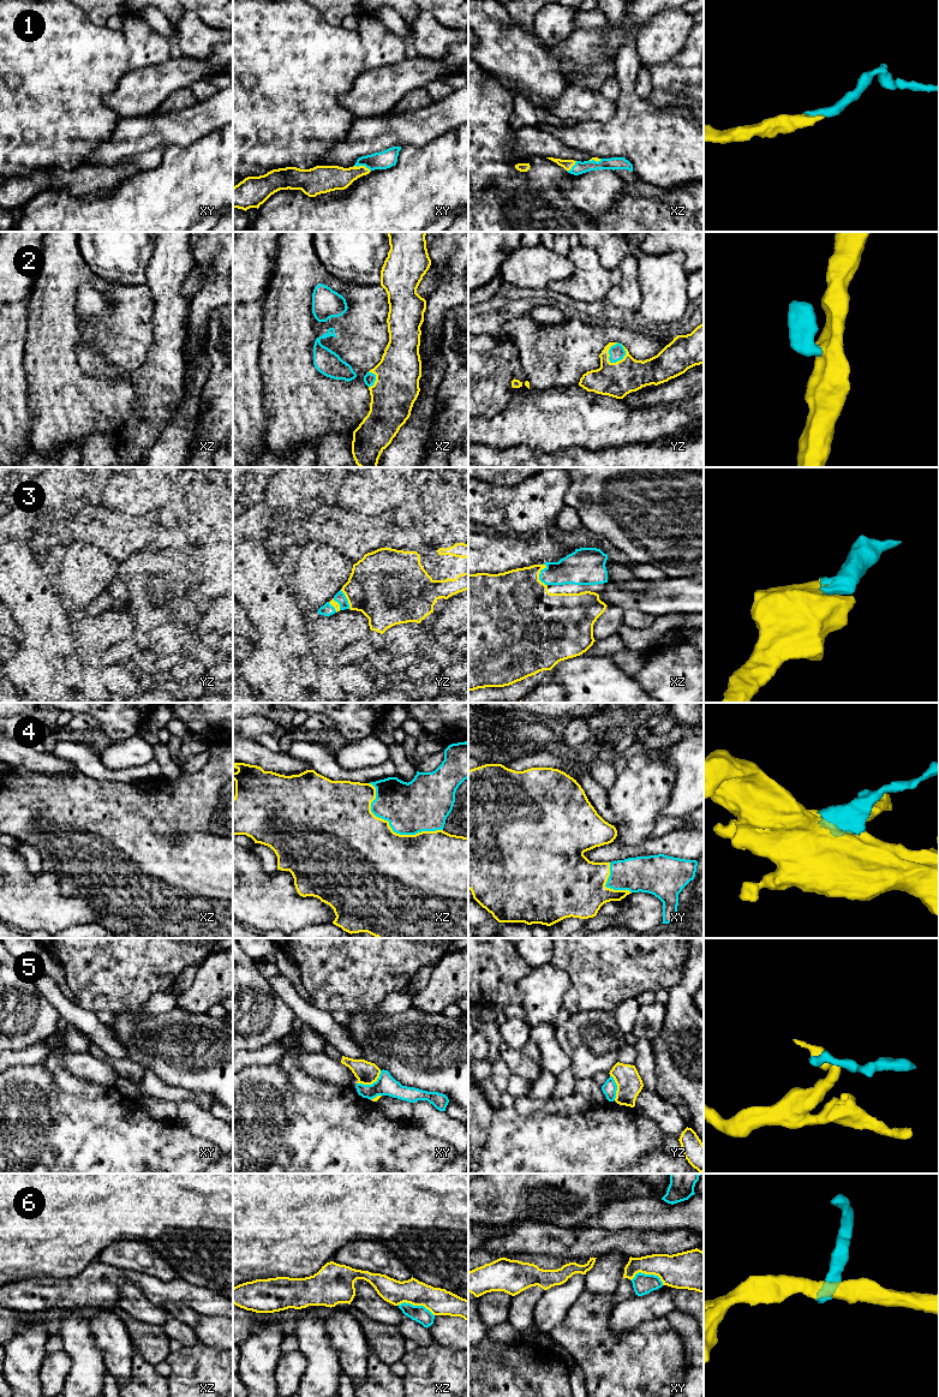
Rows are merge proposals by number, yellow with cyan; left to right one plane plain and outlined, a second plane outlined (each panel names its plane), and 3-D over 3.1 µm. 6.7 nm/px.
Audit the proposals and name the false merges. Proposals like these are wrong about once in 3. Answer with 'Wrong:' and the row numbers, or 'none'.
Wrong: 5, 6

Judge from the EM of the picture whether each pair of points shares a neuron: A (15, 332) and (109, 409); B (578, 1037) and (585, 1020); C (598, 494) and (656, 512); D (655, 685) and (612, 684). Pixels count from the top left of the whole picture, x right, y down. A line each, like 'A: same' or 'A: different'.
A: different
B: same
C: same
D: different

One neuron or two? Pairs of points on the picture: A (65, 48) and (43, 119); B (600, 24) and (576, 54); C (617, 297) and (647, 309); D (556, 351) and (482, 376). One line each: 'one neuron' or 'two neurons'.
A: one neuron
B: two neurons
C: two neurons
D: two neurons

